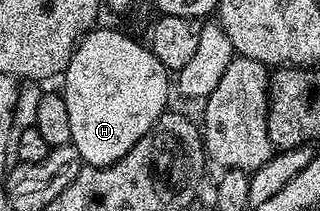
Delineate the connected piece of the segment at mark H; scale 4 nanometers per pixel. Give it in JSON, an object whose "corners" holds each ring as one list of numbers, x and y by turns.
{"corners":[[103,25,88,32,73,51,68,68,62,76,64,88,62,94,66,101,66,114,70,117,71,144,78,149,81,160,89,167,109,167,116,163,138,140,151,131,160,122,168,103,168,87,170,91,170,72,167,67,154,57,149,46,141,45,120,31,111,31]]}

